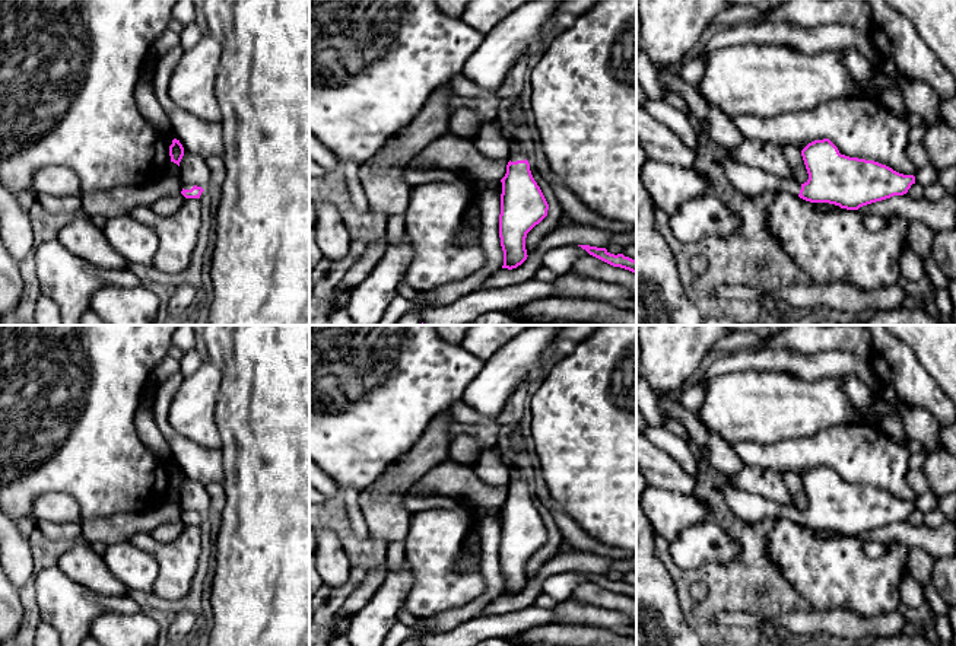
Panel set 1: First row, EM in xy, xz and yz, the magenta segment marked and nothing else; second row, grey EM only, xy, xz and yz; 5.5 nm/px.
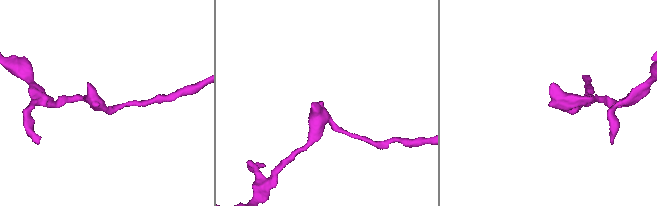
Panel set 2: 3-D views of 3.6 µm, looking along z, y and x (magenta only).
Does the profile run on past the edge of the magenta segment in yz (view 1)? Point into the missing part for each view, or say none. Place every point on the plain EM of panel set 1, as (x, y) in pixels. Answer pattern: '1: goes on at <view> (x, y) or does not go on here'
1: goes on at yz (748, 506)

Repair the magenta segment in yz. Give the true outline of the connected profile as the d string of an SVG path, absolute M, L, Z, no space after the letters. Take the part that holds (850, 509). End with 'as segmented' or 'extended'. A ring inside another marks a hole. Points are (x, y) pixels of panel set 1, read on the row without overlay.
M829 465L809 470L801 483L809 500L804 510L747 493L727 480L715 486L736 518L747 522L788 519L810 529L829 529L847 537L903 522L915 510L914 502L899 500L874 487L841 481Z; extended

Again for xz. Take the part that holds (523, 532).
M512 464L515 475L509 477L506 500L501 506L499 564L504 577L502 595L517 595L527 586L527 560L539 551L549 531L534 507L525 474L531 470Z; extended

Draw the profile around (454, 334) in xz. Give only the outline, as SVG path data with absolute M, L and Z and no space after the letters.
M435 325L436 334L447 343L461 344L469 325Z

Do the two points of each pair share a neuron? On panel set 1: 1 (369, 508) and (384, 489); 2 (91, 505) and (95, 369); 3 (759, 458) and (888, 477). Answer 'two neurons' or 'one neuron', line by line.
1: two neurons
2: one neuron
3: one neuron

